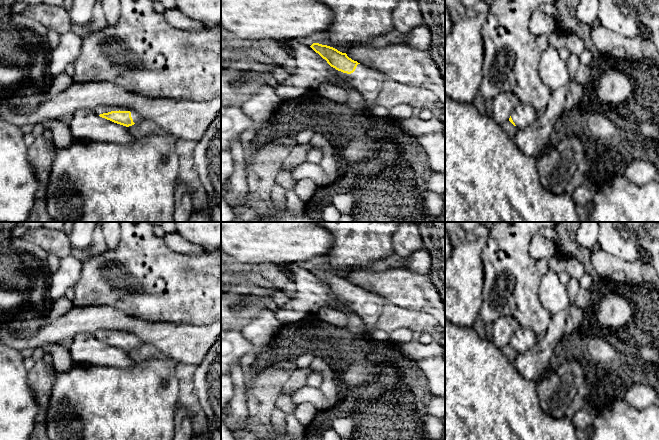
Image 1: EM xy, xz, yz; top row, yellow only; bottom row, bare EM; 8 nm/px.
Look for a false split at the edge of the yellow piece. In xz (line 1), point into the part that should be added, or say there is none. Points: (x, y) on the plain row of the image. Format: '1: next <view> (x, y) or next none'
1: next xz (369, 306)

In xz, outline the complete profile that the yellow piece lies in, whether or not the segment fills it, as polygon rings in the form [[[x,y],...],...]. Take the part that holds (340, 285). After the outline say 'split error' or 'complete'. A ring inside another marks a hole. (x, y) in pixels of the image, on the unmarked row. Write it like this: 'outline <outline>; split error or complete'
outline [[[313,267],[310,271],[325,283],[341,302],[346,303],[360,316],[368,332],[375,329],[384,307],[389,304],[386,299],[352,284],[346,277],[333,271],[319,267]]]; split error

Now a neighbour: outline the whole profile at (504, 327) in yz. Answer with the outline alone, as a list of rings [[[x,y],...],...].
[[[503,316],[493,323],[493,343],[499,349],[509,345],[511,338],[516,330],[520,328],[520,324],[512,316]]]

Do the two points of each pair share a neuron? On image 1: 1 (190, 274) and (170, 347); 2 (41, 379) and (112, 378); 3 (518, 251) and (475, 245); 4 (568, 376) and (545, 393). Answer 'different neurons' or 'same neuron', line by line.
1: different neurons
2: different neurons
3: different neurons
4: same neuron

